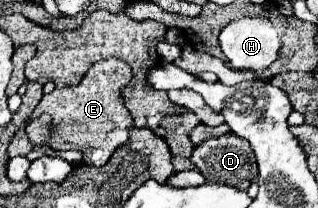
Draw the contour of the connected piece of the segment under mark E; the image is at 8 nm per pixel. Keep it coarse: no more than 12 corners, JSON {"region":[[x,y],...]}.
{"region":[[110,57],[81,84],[45,94],[49,144],[103,166],[135,128],[132,77]]}

